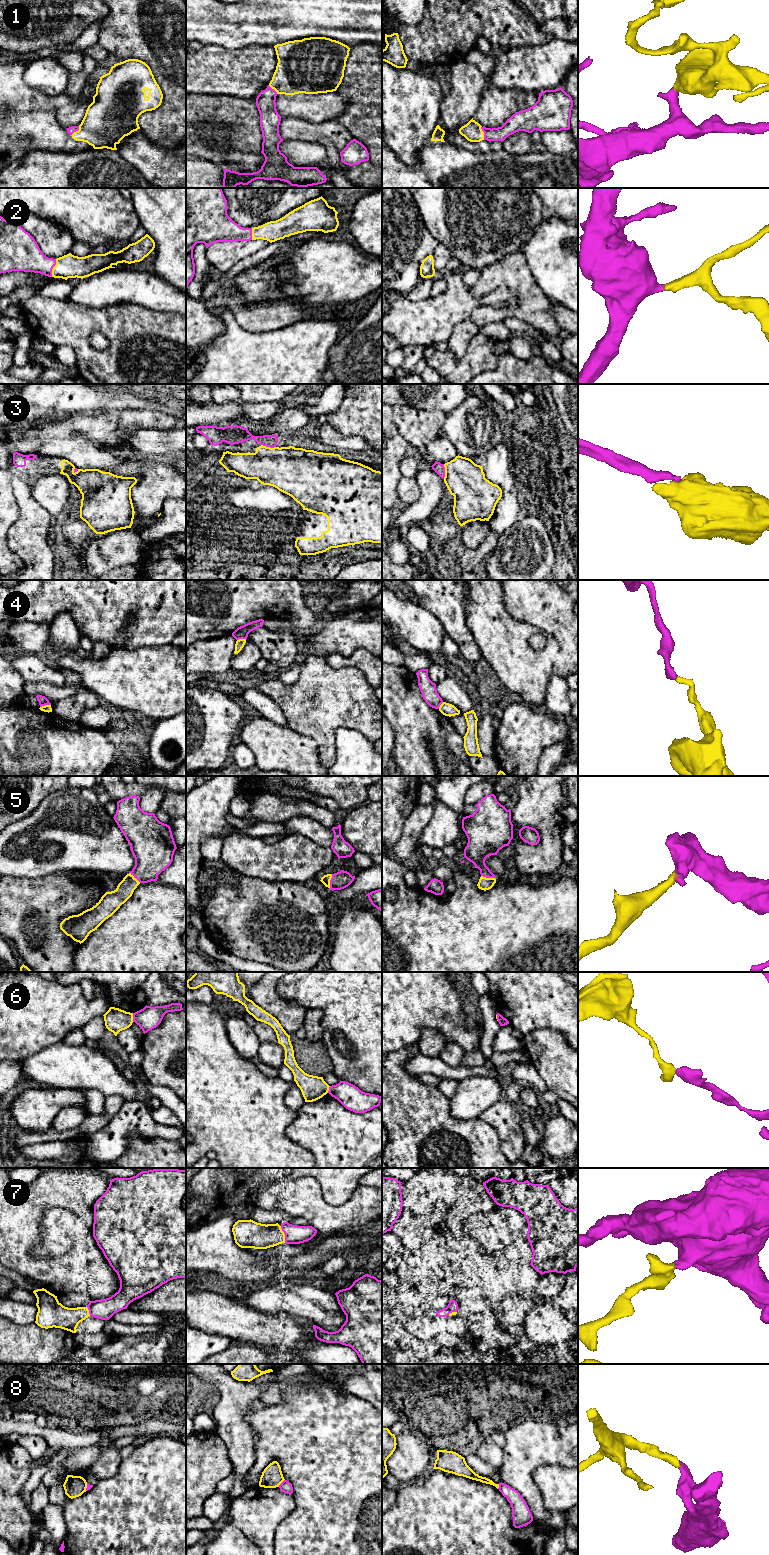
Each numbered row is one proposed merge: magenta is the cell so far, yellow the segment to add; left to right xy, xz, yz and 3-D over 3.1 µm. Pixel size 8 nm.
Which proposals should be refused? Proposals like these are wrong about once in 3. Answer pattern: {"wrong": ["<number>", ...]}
{"wrong": ["4", "6", "8"]}

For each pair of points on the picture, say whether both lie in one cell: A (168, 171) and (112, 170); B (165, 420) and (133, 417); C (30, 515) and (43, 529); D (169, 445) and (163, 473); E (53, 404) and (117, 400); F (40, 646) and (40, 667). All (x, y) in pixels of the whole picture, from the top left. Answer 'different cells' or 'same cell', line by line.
A: different cells
B: same cell
C: same cell
D: different cells
E: same cell
F: different cells

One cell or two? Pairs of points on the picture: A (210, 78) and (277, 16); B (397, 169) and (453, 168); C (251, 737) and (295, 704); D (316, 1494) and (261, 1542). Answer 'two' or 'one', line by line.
A: two
B: one
C: two
D: two

